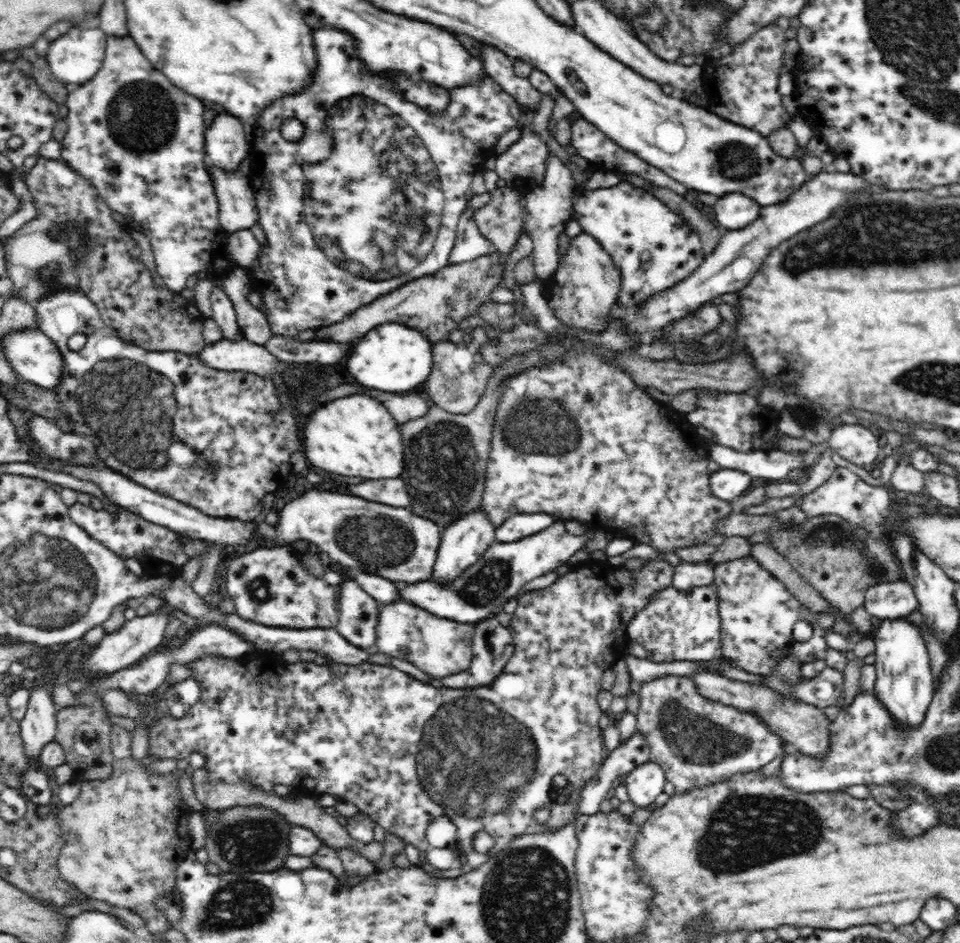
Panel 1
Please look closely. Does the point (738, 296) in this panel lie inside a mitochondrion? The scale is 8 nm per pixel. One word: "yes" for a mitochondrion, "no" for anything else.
no

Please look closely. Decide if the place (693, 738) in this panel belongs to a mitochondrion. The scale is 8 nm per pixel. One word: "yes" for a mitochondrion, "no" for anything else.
yes

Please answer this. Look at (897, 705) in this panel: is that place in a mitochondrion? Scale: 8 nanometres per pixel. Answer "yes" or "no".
no

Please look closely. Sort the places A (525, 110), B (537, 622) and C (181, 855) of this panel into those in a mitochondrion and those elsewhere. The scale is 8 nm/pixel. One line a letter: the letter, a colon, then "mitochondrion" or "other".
A: other
B: other
C: other

